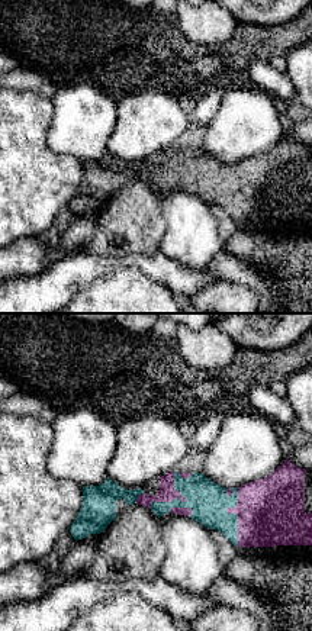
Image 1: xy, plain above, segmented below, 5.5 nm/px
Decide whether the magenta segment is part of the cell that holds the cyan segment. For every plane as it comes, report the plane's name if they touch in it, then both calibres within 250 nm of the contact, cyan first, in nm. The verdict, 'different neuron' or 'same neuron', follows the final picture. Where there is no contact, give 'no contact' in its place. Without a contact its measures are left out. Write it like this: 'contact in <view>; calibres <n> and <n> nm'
contact in xy; calibres 220 and 100 nm

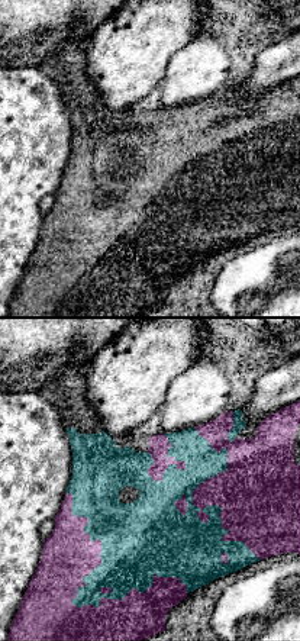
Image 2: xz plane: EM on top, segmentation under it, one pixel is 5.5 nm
contact in xz; calibres 160 and 300 nm

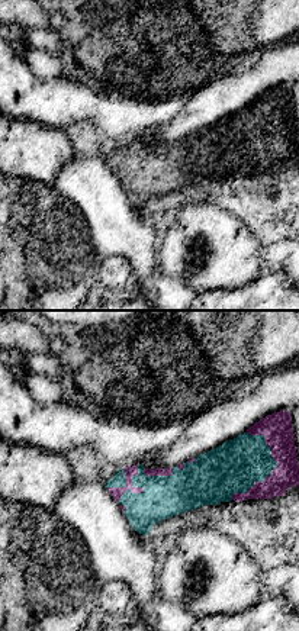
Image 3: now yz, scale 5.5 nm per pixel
contact in yz; calibres 280 and 160 nm

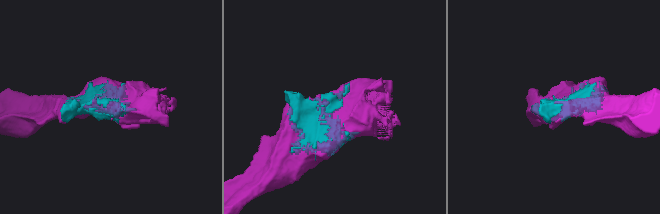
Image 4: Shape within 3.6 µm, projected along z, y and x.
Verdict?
same neuron

